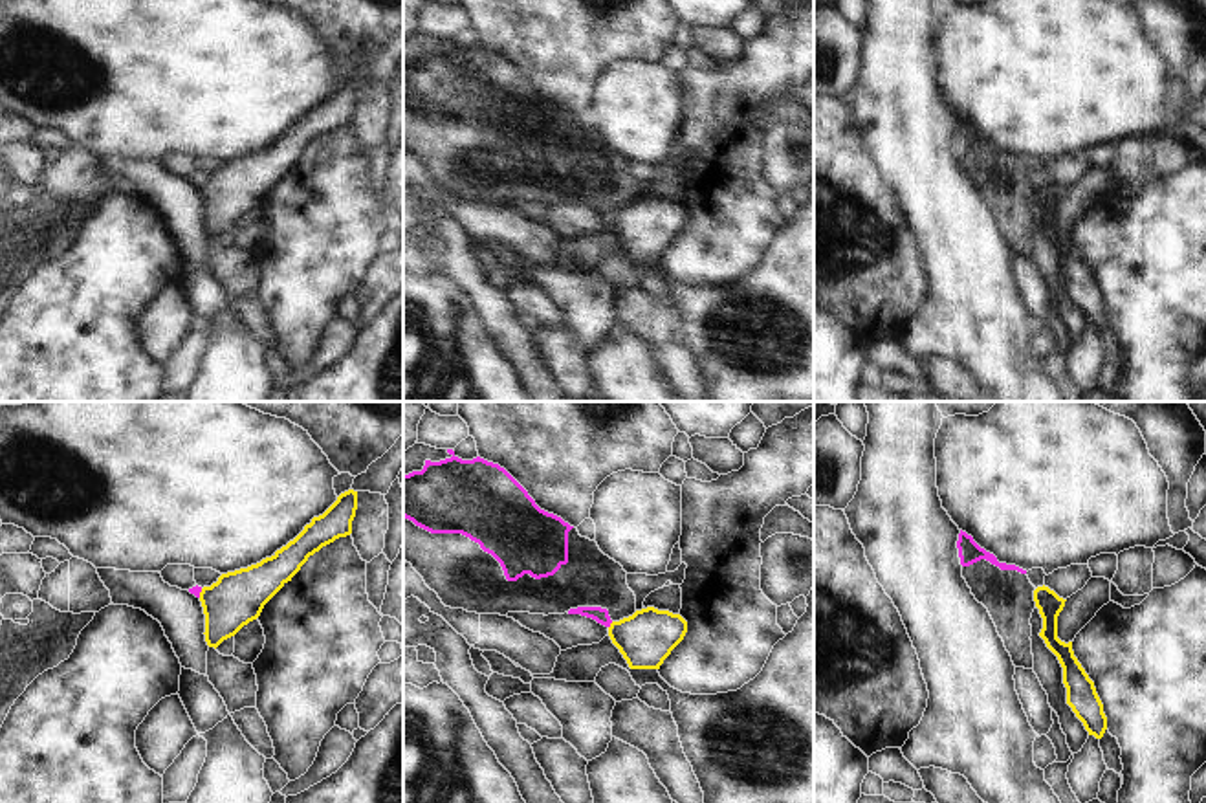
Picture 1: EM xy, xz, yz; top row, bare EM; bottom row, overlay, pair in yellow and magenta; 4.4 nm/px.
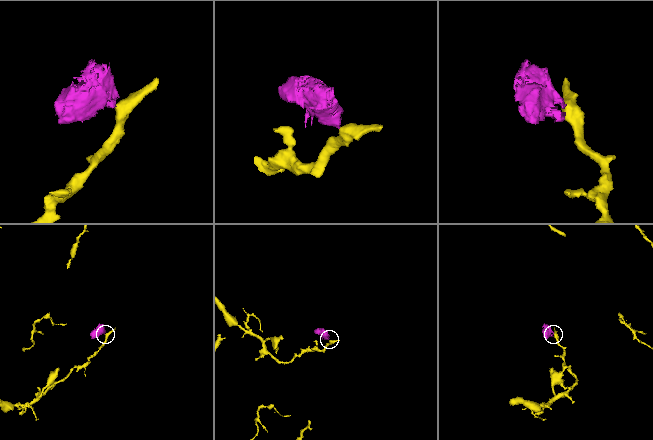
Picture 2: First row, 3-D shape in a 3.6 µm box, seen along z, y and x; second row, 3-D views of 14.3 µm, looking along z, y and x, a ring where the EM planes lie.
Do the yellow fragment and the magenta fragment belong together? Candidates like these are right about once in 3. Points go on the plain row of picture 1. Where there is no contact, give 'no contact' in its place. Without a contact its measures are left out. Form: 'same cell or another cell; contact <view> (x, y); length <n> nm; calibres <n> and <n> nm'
another cell; contact xz (611, 215); length 40 nm; calibres 240 and 70 nm

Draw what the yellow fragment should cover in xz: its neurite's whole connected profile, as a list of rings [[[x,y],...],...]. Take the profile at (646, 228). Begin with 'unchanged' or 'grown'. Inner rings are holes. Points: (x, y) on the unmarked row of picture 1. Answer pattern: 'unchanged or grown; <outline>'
unchanged; [[[654,196],[636,200],[608,216],[612,233],[630,258],[660,258],[685,222],[687,211],[680,204]]]

